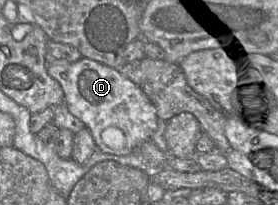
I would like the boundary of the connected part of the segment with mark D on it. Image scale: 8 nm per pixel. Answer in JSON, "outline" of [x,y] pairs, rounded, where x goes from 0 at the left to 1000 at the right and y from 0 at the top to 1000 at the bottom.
{"outline":[[[295,278],[263,307],[209,293],[191,312],[173,312],[169,356],[212,400],[230,449],[230,502],[248,541],[324,634],[360,737],[446,761],[475,746],[518,693],[543,683],[543,663],[565,629],[568,605],[561,527],[486,405],[446,376],[417,337]]]}

